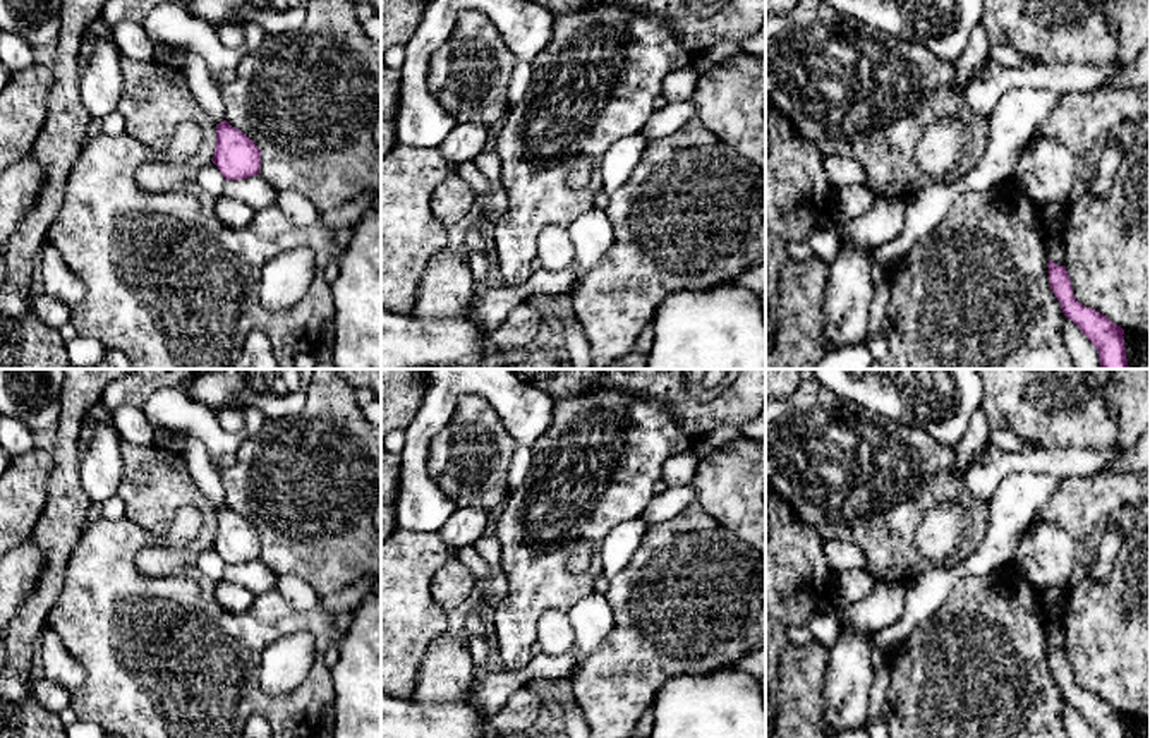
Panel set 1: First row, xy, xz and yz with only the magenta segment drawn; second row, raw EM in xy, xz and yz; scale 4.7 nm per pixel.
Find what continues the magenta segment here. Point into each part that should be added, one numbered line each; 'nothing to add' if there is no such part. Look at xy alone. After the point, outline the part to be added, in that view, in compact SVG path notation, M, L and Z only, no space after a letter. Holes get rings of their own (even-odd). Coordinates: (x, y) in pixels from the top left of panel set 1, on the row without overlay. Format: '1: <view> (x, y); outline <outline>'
1: xy (208, 477); outline M187 438L182 450L184 458L189 463L189 470L203 489L203 493L213 501L216 508L227 501L220 469L211 463L206 445L197 438Z

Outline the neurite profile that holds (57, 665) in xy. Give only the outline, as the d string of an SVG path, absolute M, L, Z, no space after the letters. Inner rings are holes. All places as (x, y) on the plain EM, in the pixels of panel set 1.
M48 625L39 637L39 649L45 676L70 693L77 693L84 683L84 671L70 661L65 645Z

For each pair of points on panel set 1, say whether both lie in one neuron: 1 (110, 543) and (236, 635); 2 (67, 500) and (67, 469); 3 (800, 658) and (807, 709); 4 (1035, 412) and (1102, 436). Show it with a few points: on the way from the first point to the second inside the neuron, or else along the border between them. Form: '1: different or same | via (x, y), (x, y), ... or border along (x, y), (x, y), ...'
1: same | via (129, 577), (187, 635), (201, 635)
2: same | via (67, 493), (67, 476)
3: same | via (802, 670), (802, 697)
4: same | via (1053, 417), (1078, 417), (1085, 423)

